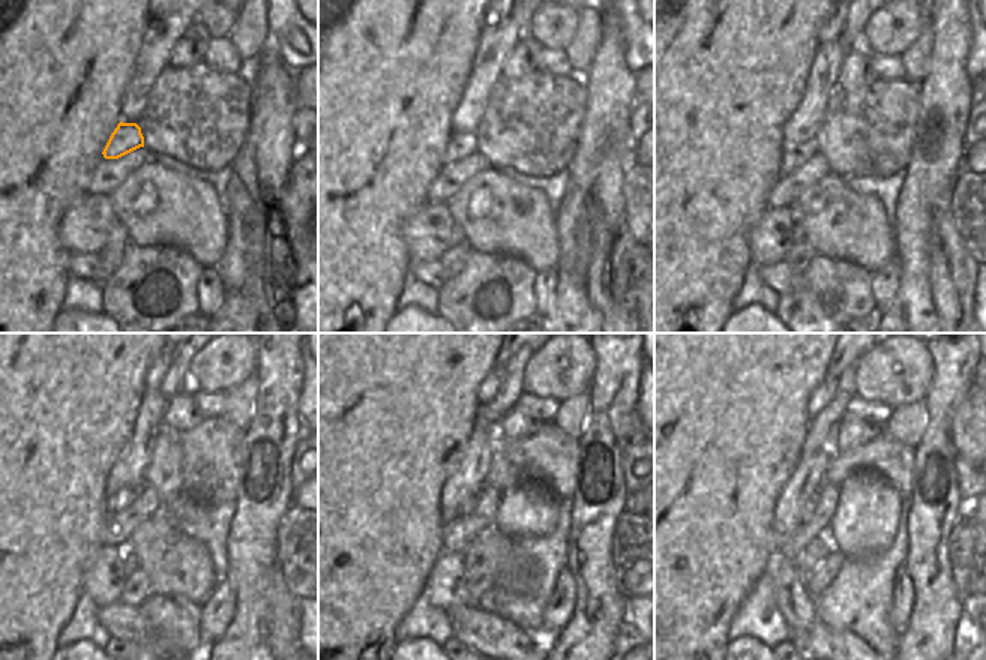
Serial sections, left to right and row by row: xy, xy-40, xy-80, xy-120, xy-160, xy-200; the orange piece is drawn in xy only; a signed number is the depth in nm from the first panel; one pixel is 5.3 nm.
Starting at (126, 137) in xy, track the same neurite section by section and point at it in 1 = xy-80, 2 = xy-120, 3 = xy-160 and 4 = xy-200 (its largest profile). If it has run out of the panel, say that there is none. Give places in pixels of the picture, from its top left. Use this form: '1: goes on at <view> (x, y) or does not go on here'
1: goes on at xy-80 (793, 159)
2: goes on at xy-120 (126, 495)
3: goes on at xy-160 (470, 503)
4: goes on at xy-200 (811, 504)

